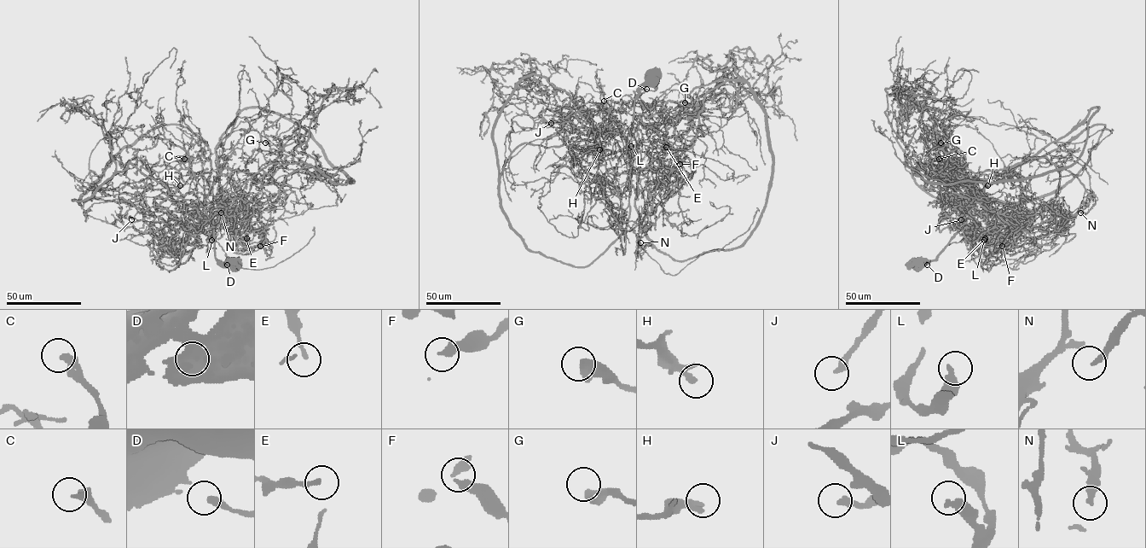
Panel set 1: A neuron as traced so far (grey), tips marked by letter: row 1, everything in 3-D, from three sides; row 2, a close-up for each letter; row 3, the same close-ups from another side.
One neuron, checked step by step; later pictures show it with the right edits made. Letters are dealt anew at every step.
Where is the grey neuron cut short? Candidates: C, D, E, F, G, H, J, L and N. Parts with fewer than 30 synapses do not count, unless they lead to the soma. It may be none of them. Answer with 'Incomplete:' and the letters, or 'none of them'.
Incomplete: none of them

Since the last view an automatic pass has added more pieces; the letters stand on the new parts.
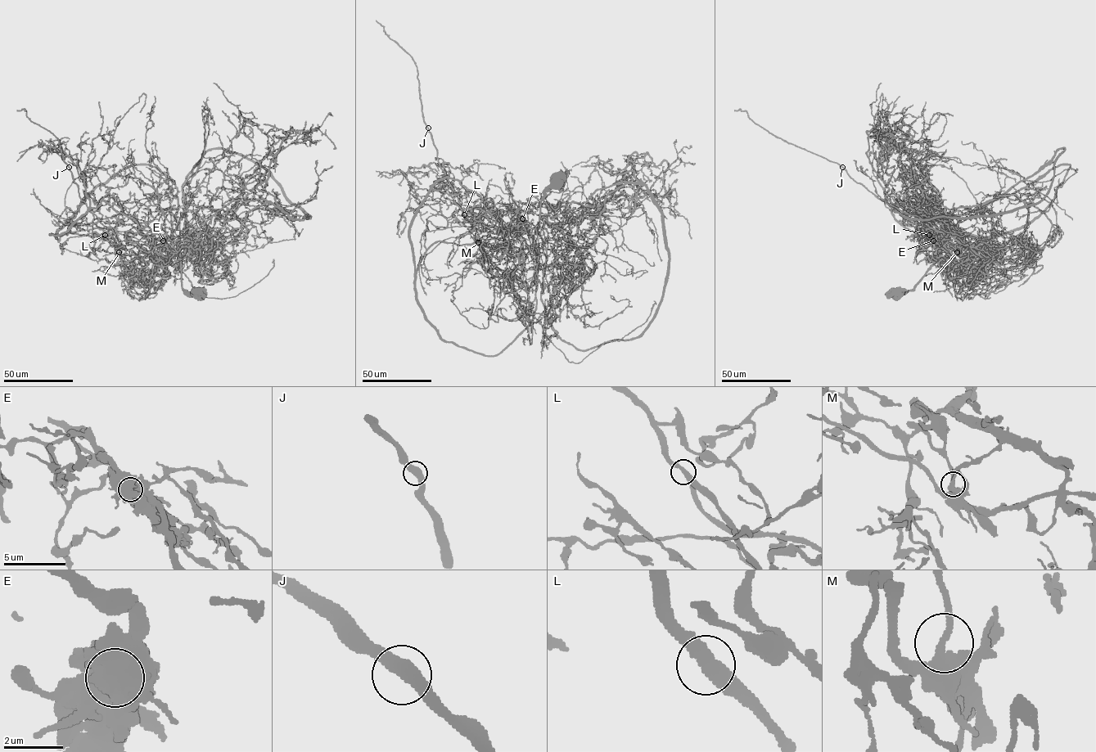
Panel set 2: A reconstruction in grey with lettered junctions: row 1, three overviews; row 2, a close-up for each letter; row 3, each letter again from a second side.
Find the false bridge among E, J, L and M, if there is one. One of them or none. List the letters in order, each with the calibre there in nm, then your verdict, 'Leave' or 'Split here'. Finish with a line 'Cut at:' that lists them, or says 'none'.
E: Thickness 1400 nm. Split here
J: Thickness 420 nm. Leave
L: Thickness 400 nm. Leave
M: Thickness 340 nm. Leave
Cut at: E

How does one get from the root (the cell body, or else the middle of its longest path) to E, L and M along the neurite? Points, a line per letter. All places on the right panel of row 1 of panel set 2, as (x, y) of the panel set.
E: (898, 294), (936, 259), (941, 225), (953, 216), (944, 210), (951, 219), (940, 226), (943, 239), (933, 240)
L: (898, 294), (936, 259), (941, 225), (953, 216), (943, 210), (952, 236), (939, 252), (942, 245), (929, 235)
M: (898, 294), (910, 291), (936, 259), (941, 225), (953, 216), (943, 210), (951, 219), (940, 236), (957, 252)

